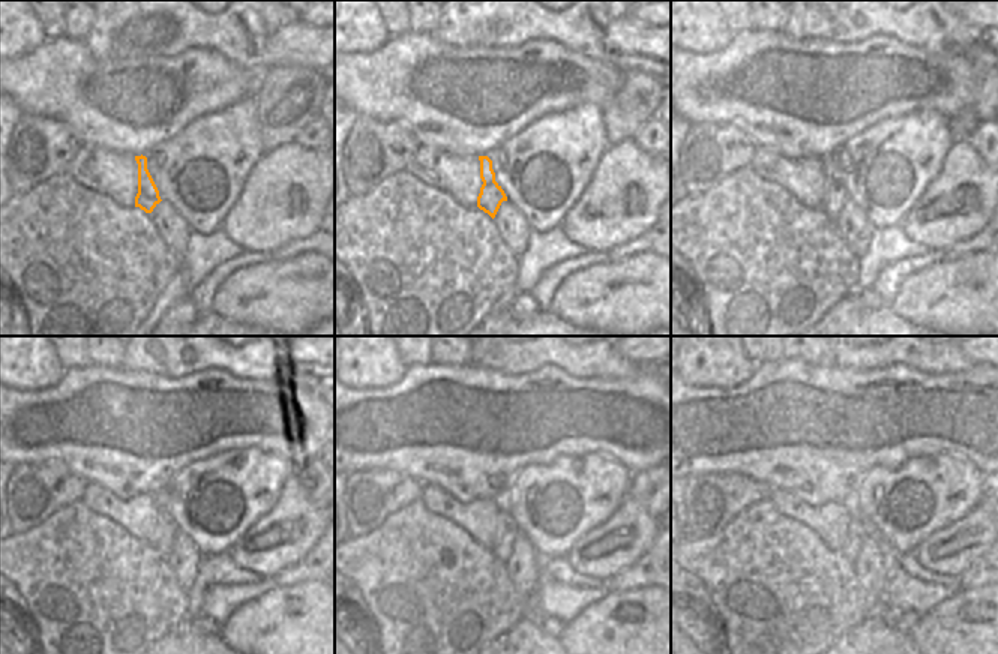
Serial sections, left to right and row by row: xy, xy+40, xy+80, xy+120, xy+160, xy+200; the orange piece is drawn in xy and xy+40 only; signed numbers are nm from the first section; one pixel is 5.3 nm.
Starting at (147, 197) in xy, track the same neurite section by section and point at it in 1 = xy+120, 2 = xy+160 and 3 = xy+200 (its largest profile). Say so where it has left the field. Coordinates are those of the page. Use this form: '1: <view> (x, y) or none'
1: xy+120 (168, 528)
2: xy+160 (508, 530)
3: xy+200 (860, 527)

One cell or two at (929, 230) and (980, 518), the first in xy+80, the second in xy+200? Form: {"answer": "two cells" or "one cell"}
{"answer": "one cell"}

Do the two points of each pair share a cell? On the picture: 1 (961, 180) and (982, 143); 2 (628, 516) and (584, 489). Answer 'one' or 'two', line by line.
1: two
2: two

